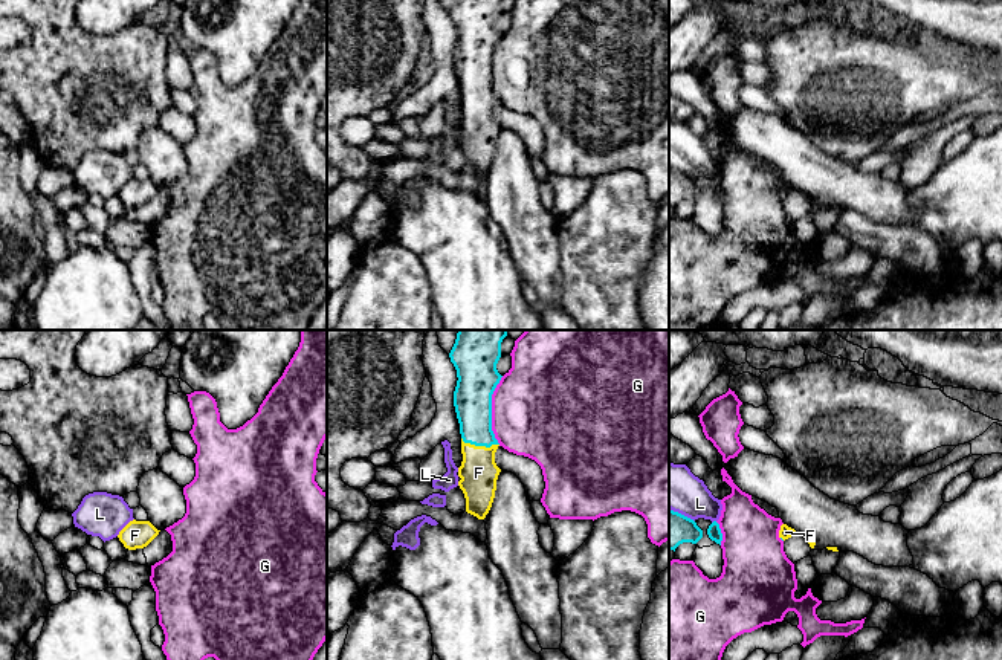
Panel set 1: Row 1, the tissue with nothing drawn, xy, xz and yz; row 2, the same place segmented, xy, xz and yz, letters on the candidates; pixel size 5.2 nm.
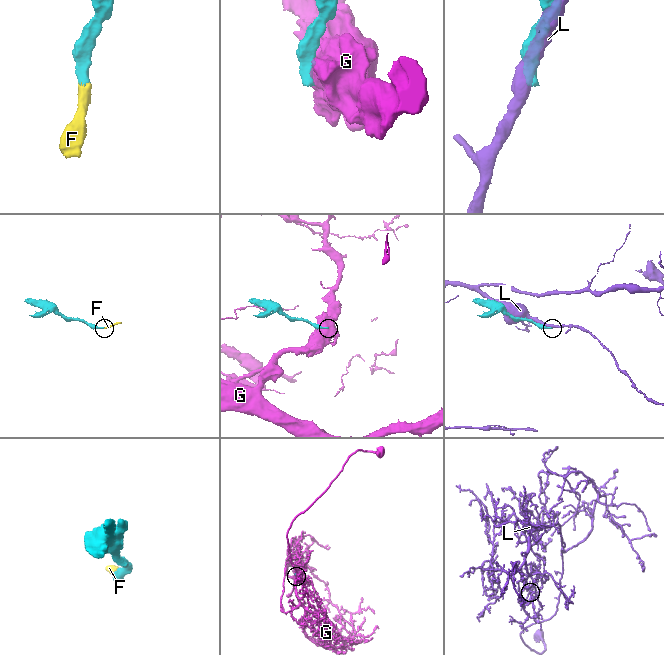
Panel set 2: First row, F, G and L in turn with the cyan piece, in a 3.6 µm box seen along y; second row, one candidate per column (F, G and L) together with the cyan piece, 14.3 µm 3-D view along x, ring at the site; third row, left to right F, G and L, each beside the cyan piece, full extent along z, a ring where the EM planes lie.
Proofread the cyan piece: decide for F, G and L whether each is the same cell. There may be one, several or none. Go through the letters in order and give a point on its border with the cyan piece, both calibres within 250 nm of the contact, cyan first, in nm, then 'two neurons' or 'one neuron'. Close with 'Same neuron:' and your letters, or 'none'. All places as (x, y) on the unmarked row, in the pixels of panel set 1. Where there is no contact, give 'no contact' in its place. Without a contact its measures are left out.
F: meets cyan in xz at (480, 103); 200 nm thick on the cyan side, 200 nm on the other; one neuron
G: meets cyan in xz at (491, 67); 220 nm thick on the cyan side, 500 nm on the other; two neurons
L: meets cyan in yz at (680, 171); 200 nm thick on the cyan side, 240 nm on the other; two neurons
Same neuron: F

